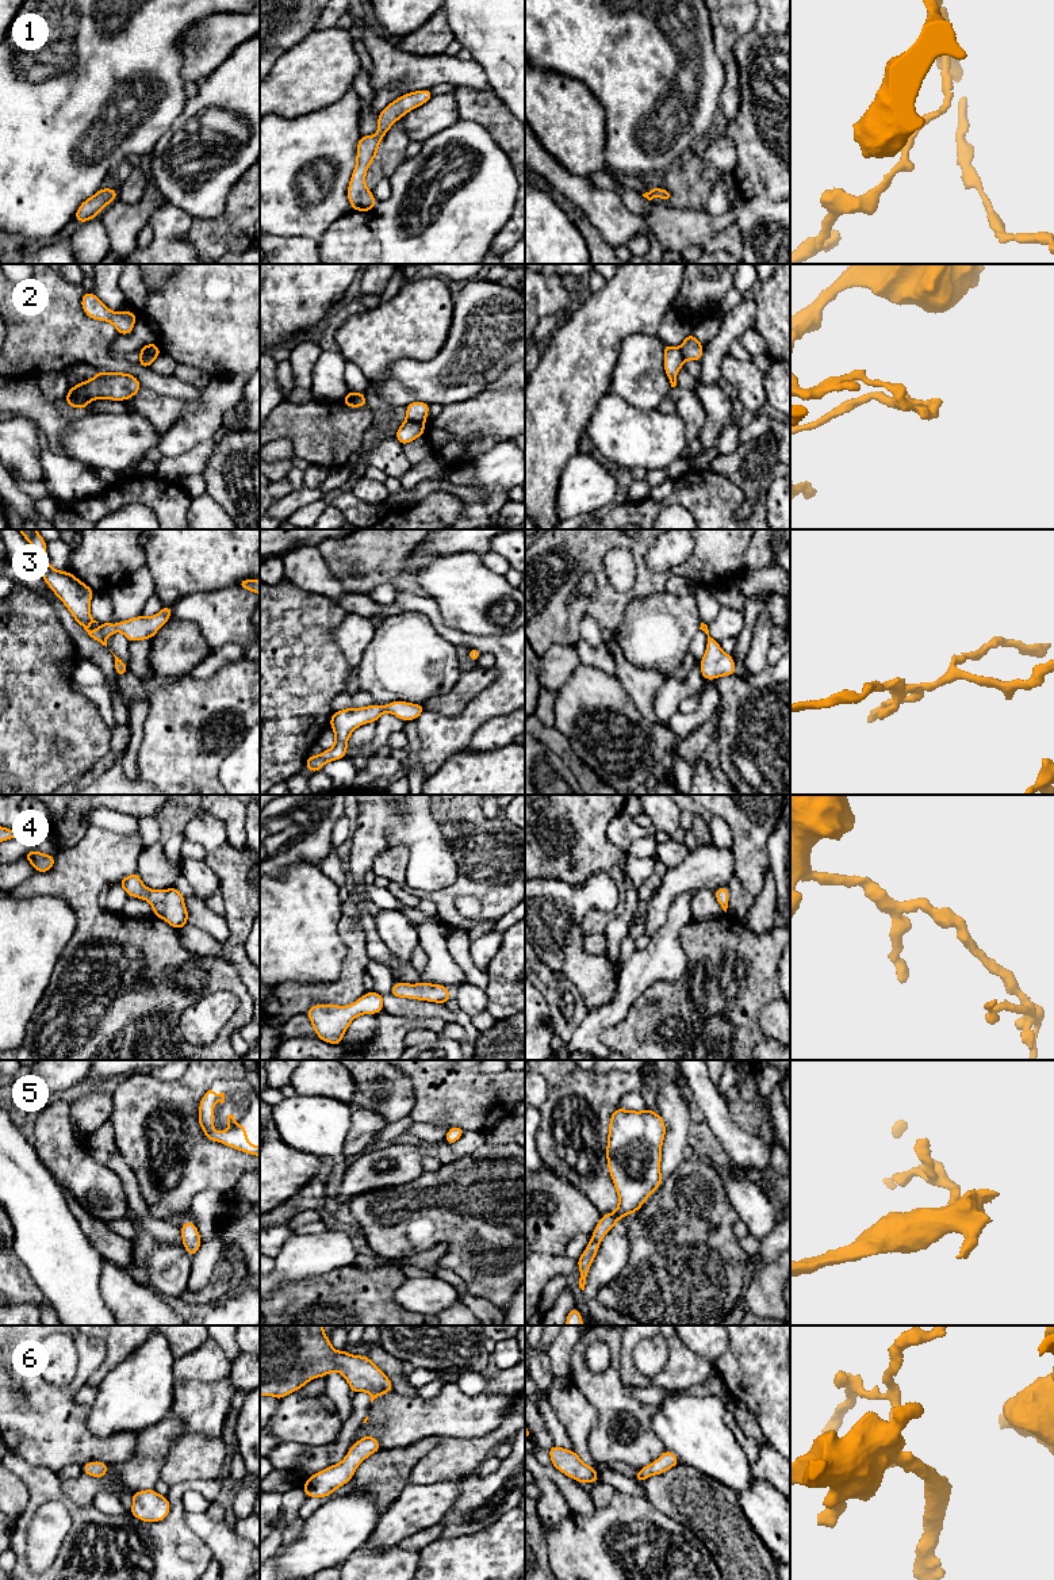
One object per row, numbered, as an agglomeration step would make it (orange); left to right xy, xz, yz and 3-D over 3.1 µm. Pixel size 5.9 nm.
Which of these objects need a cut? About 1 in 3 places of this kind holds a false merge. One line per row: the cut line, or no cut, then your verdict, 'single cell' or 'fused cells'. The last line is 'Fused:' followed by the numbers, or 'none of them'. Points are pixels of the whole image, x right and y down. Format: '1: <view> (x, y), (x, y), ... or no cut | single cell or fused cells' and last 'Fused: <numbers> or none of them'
1: no cut | single cell
2: xz (406, 419), (424, 424) | fused cells
3: no cut | single cell
4: no cut | single cell
5: no cut | single cell
6: no cut | single cell
Fused: 2

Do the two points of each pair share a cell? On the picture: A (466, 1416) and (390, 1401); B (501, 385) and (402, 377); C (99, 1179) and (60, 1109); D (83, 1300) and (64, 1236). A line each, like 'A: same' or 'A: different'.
A: same
B: different
C: same
D: same

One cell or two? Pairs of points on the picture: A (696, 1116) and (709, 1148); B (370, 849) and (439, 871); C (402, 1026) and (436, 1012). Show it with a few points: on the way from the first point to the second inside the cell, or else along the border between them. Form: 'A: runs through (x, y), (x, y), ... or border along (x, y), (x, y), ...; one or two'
A: runs through (697, 1124), (702, 1140); one
B: runs through (380, 829), (383, 826), (397, 826), (421, 850); one
C: border along (391, 1013), (409, 1018), (441, 1018), (445, 1022); two

